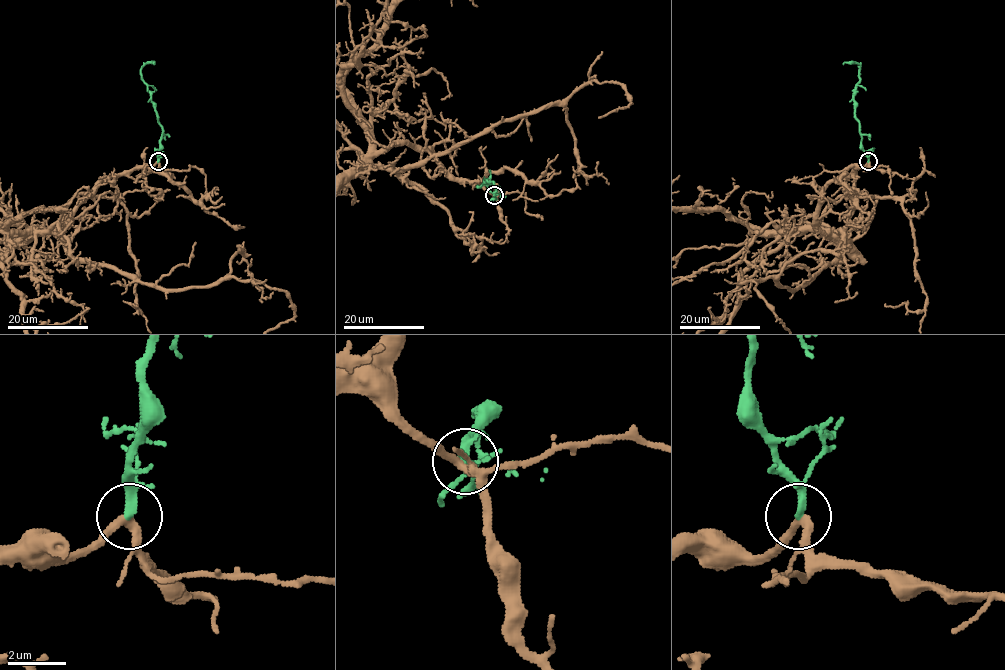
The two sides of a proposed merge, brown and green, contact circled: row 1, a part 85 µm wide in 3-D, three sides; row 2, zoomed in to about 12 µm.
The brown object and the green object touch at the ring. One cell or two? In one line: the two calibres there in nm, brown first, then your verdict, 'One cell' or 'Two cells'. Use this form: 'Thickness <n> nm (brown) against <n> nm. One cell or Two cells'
Thickness 280 nm (brown) against 180 nm. Two cells

